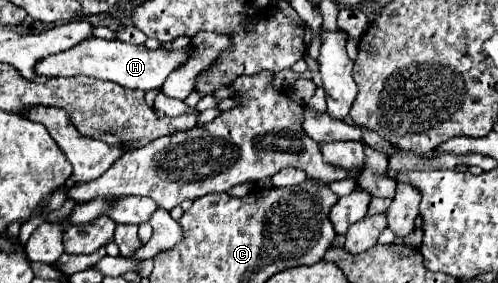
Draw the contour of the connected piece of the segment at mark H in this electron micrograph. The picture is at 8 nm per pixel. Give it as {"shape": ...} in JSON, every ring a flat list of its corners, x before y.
{"shape":[[88,38,66,52,52,54,52,56,44,58,42,62,38,62,36,74,40,74,40,76,42,74,44,76,92,76,98,80,116,82,124,88,148,92,152,88,160,88,164,84,164,80,168,78,168,74,172,70,178,70,180,66,184,66,184,62,188,62,188,58,192,58,192,44,188,44,186,48,180,48,180,50,164,50,164,48,148,50,146,46,126,44,120,40]]}

